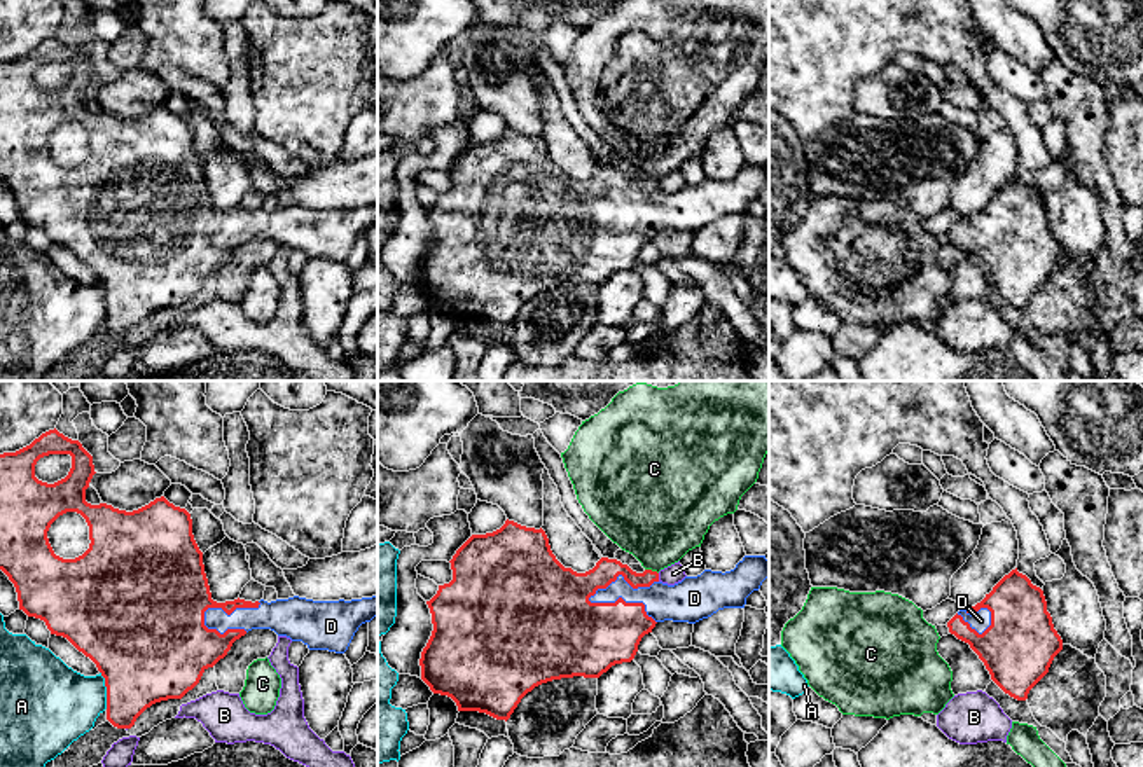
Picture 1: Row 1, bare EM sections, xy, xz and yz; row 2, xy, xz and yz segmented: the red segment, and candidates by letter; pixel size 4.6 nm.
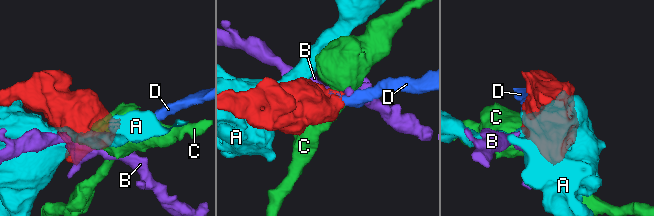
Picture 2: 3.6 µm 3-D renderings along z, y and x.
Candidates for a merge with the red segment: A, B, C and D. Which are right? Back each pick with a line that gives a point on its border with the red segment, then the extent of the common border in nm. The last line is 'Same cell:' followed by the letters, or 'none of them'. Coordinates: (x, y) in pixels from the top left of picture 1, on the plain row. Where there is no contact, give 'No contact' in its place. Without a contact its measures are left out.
D: Touches red at xz (623, 208). Shared border 340 nm
Same cell: D

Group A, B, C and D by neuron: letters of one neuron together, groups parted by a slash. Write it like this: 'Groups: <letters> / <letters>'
Groups: A / B / C / D

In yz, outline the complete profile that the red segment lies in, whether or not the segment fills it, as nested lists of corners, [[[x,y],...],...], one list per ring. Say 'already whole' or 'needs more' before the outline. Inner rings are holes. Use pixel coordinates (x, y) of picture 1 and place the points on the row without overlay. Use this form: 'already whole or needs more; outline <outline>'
needs more; outline [[[1017,176],[980,211],[959,218],[947,236],[979,264],[991,288],[1017,309],[1028,307],[1063,259],[1043,199]]]

